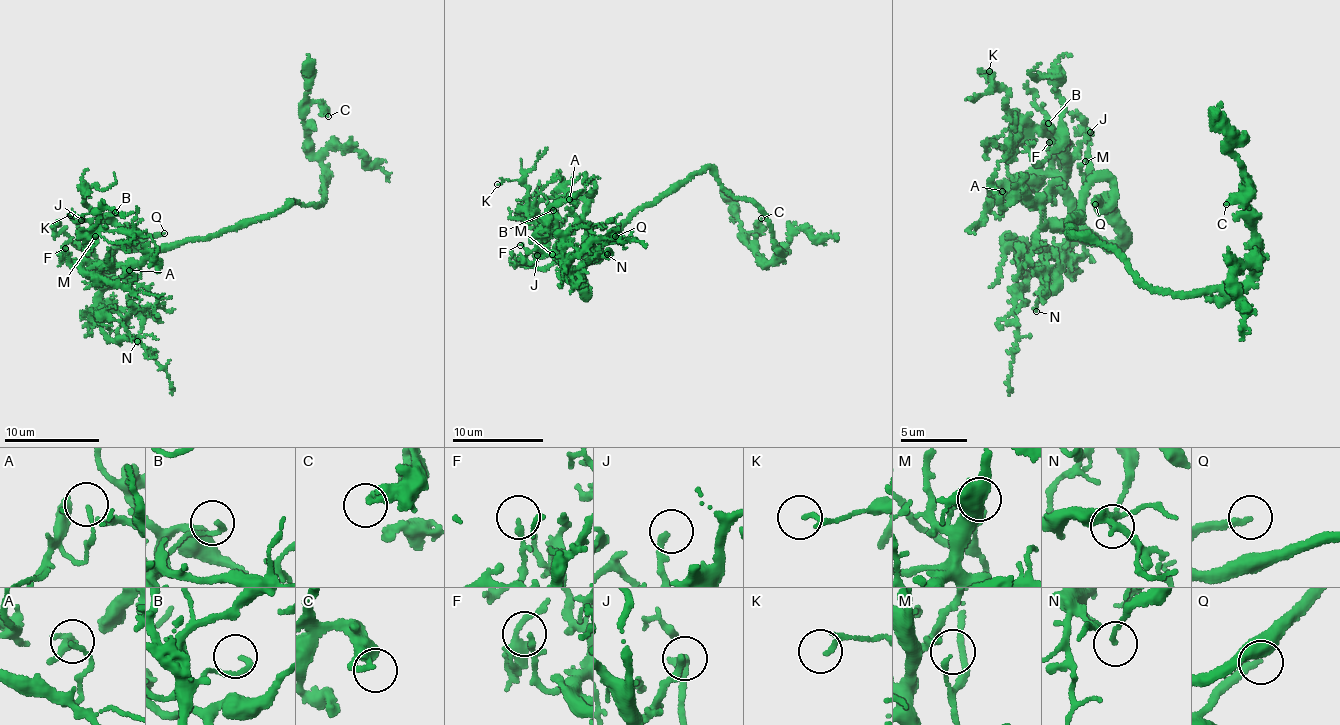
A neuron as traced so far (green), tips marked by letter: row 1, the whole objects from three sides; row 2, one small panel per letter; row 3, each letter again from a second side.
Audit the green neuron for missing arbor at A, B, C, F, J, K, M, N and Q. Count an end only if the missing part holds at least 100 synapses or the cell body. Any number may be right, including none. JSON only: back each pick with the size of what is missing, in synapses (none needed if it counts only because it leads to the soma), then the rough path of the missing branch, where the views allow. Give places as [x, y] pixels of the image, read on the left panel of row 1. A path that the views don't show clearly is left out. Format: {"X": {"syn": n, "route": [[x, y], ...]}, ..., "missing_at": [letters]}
{"Q": {"route": [[164, 233], [242, 219], [270, 200], [257, 191], [248, 143], [262, 124], [323, 152], [327, 177], [317, 175]]}, "missing_at": ["Q"]}

